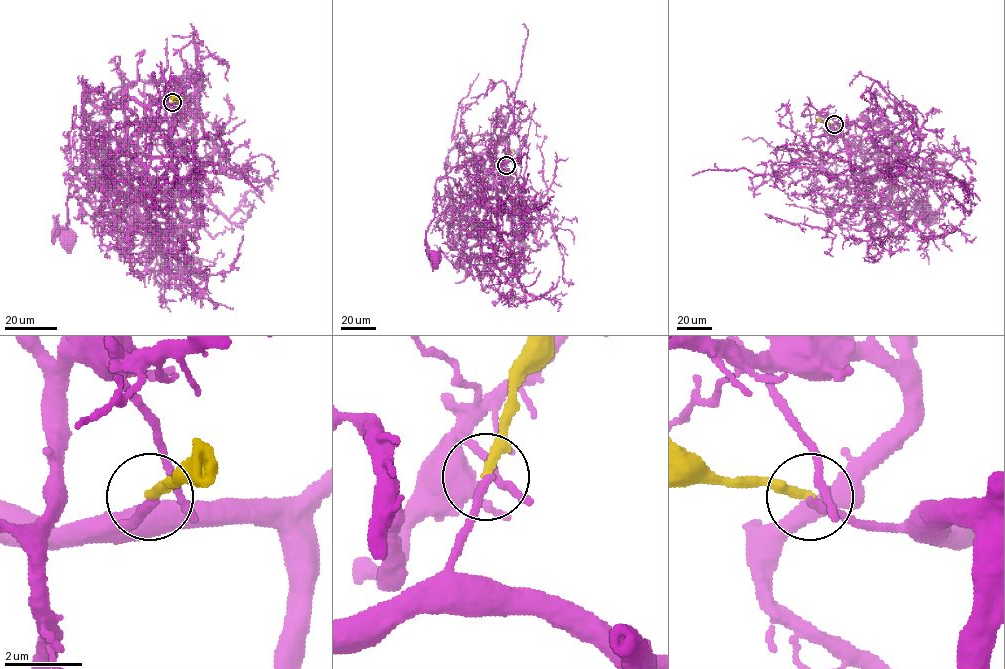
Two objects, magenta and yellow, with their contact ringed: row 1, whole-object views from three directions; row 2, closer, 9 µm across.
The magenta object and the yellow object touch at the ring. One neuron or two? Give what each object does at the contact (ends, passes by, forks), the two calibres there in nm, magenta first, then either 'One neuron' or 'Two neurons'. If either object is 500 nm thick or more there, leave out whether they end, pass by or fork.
At the ring magenta forks. At the ring yellow ends. Thickness 140 nm (magenta) against 260 nm. One neuron

